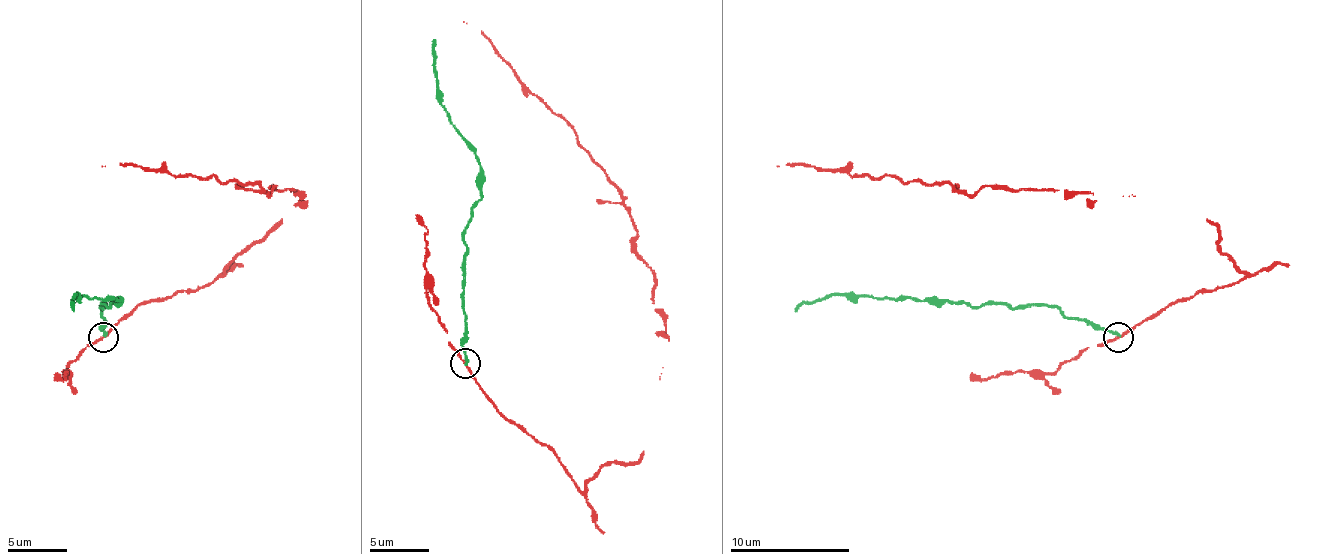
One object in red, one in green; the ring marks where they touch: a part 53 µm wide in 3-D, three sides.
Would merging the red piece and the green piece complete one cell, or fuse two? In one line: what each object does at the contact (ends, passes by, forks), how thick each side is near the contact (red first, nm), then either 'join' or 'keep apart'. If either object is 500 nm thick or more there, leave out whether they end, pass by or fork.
red passes by | green ends | 140/200 nm | keep apart

